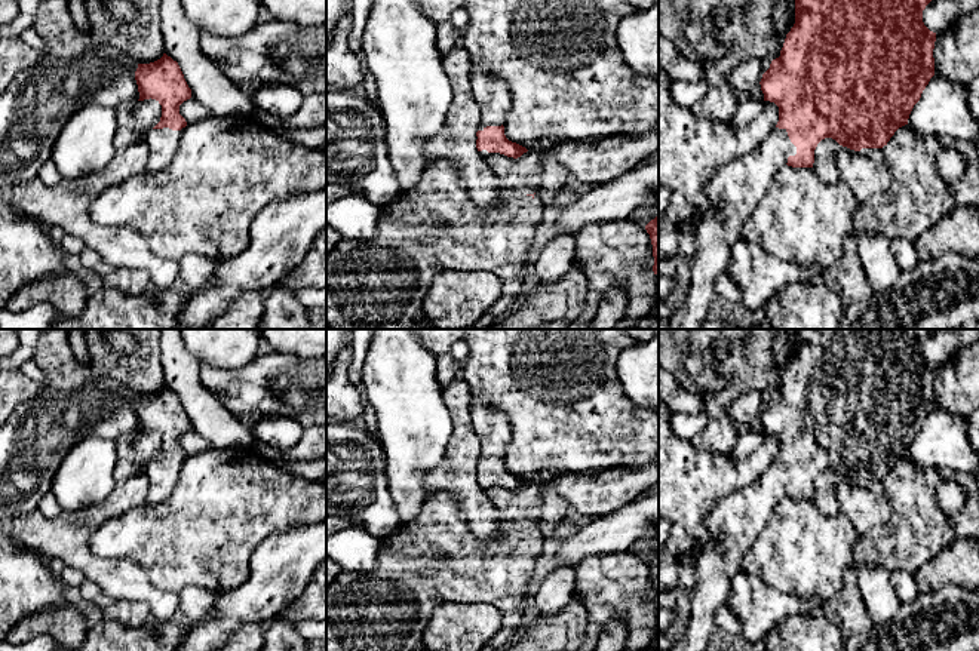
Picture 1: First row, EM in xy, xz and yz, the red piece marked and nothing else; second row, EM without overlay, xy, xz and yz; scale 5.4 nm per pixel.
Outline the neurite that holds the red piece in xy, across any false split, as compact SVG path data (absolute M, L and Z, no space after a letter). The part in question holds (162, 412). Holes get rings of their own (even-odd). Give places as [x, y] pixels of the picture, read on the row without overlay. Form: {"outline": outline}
{"outline": "M166 386L154 394L138 396L135 412L138 433L151 430L162 437L160 454L142 469L150 482L145 504L156 506L169 498L179 479L179 463L187 458L179 437L191 430L191 421L178 394Z"}

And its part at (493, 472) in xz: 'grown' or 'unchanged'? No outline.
grown

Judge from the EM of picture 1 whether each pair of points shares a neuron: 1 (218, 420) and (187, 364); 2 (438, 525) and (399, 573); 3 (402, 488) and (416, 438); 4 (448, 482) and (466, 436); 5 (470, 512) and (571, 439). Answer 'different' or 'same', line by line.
1: same
2: same
3: same
4: same
5: different

